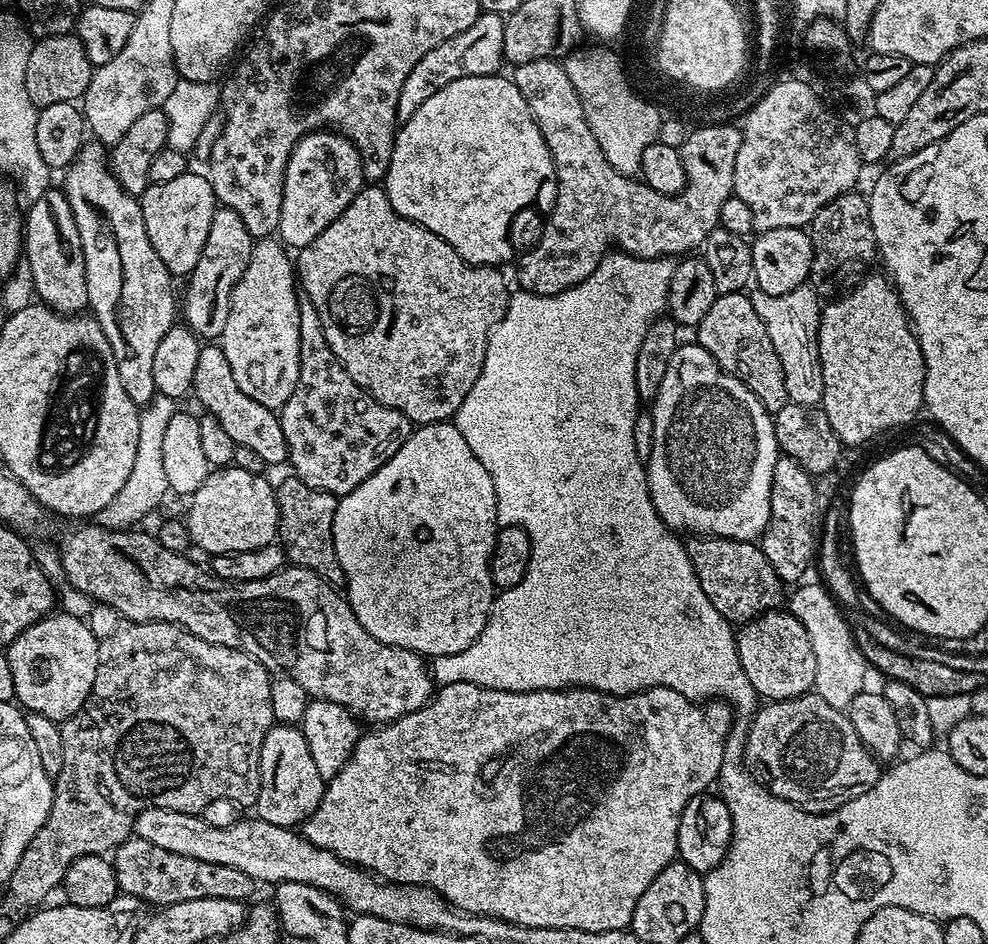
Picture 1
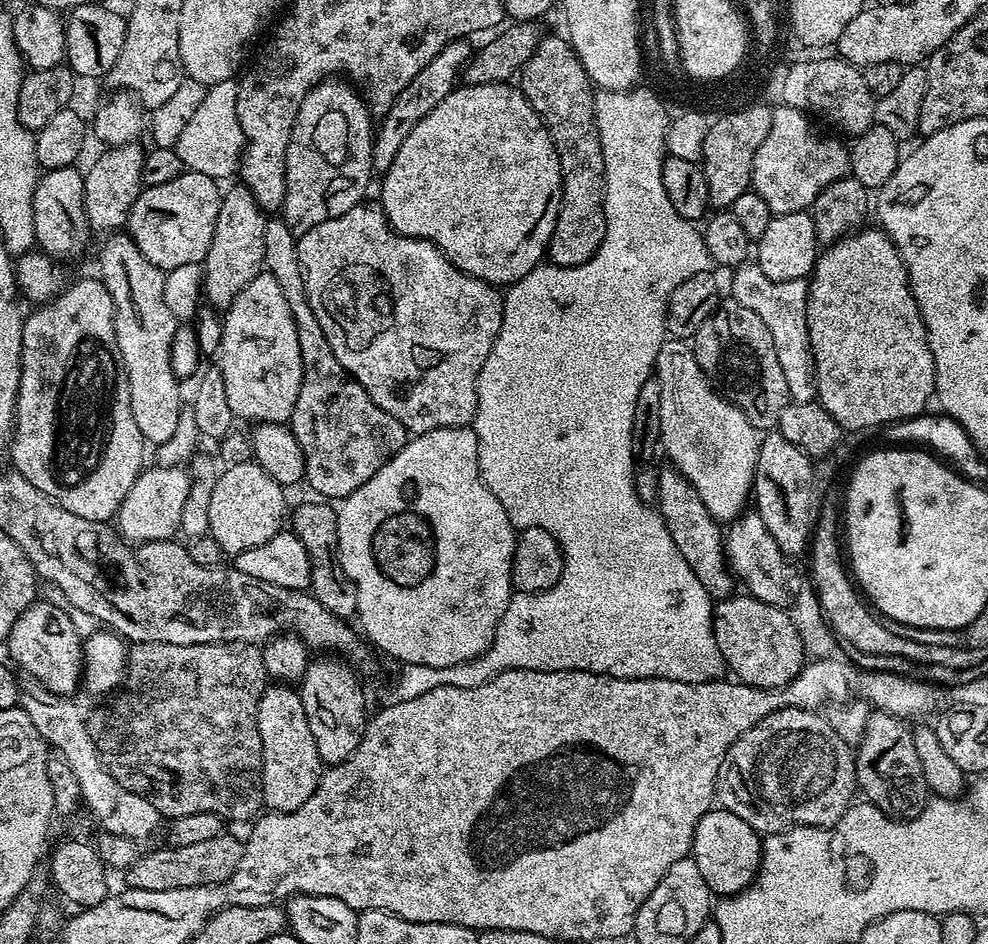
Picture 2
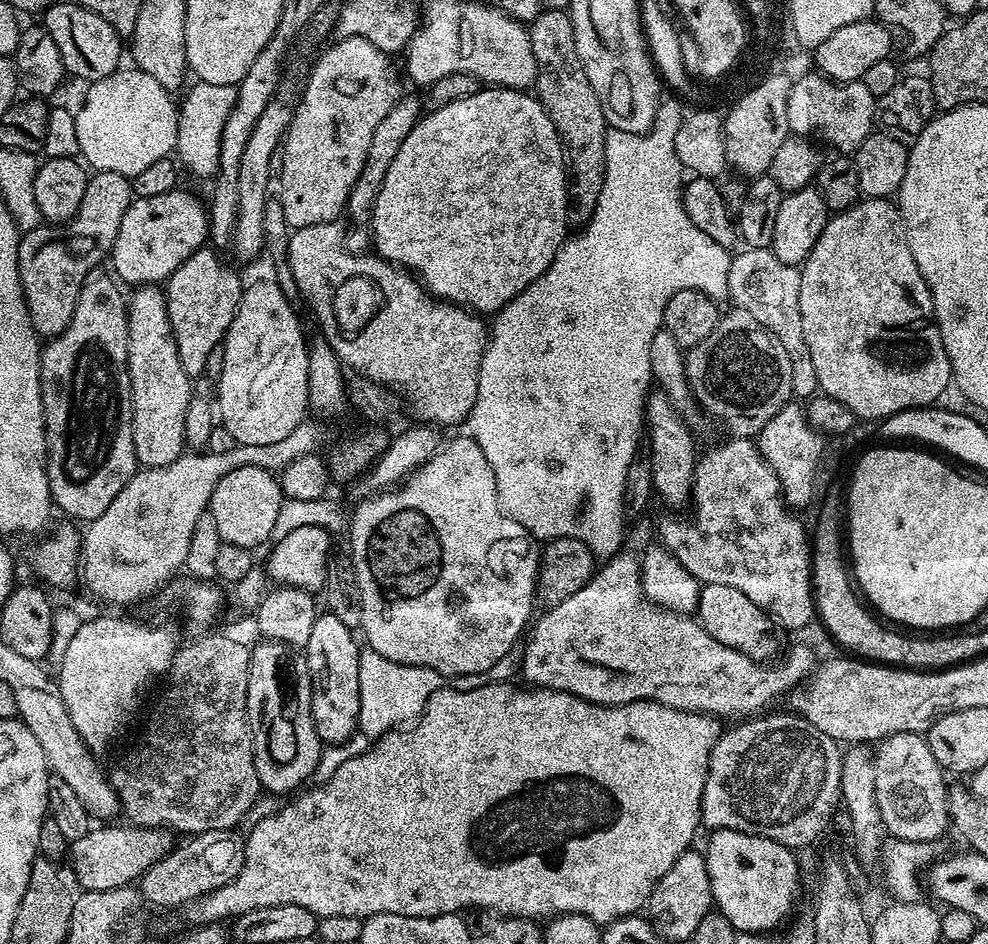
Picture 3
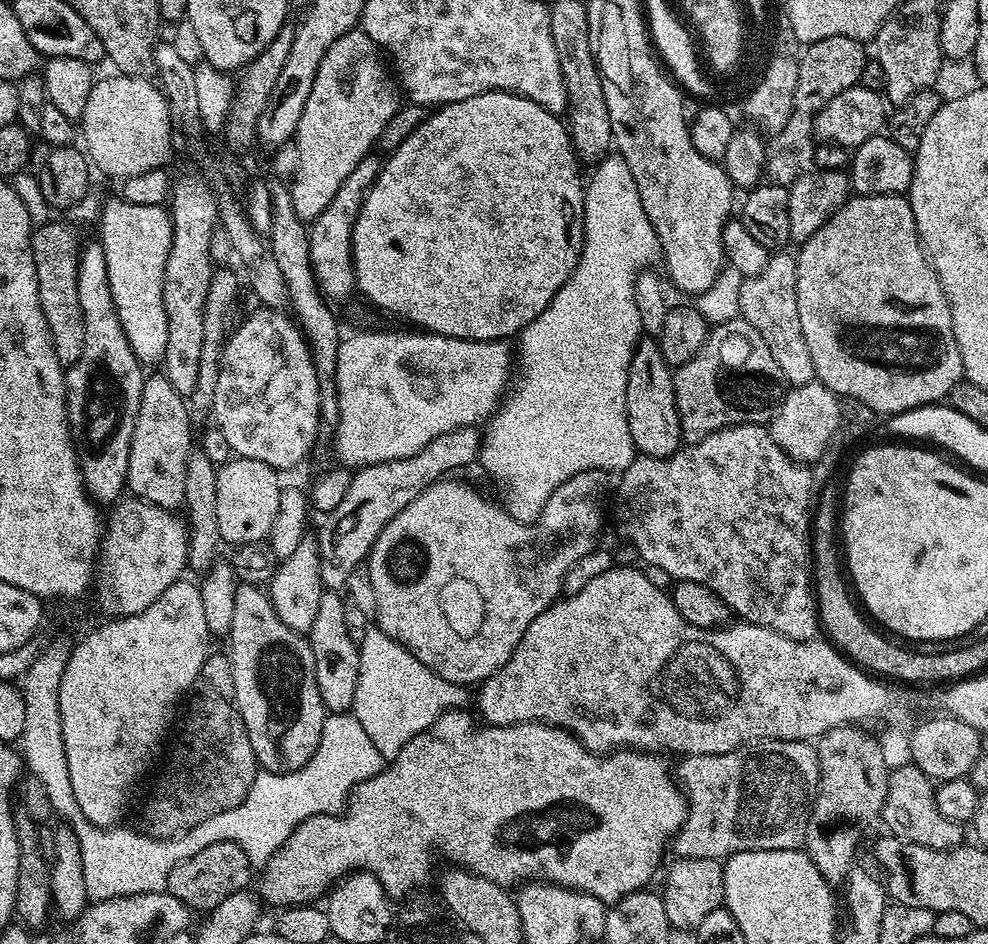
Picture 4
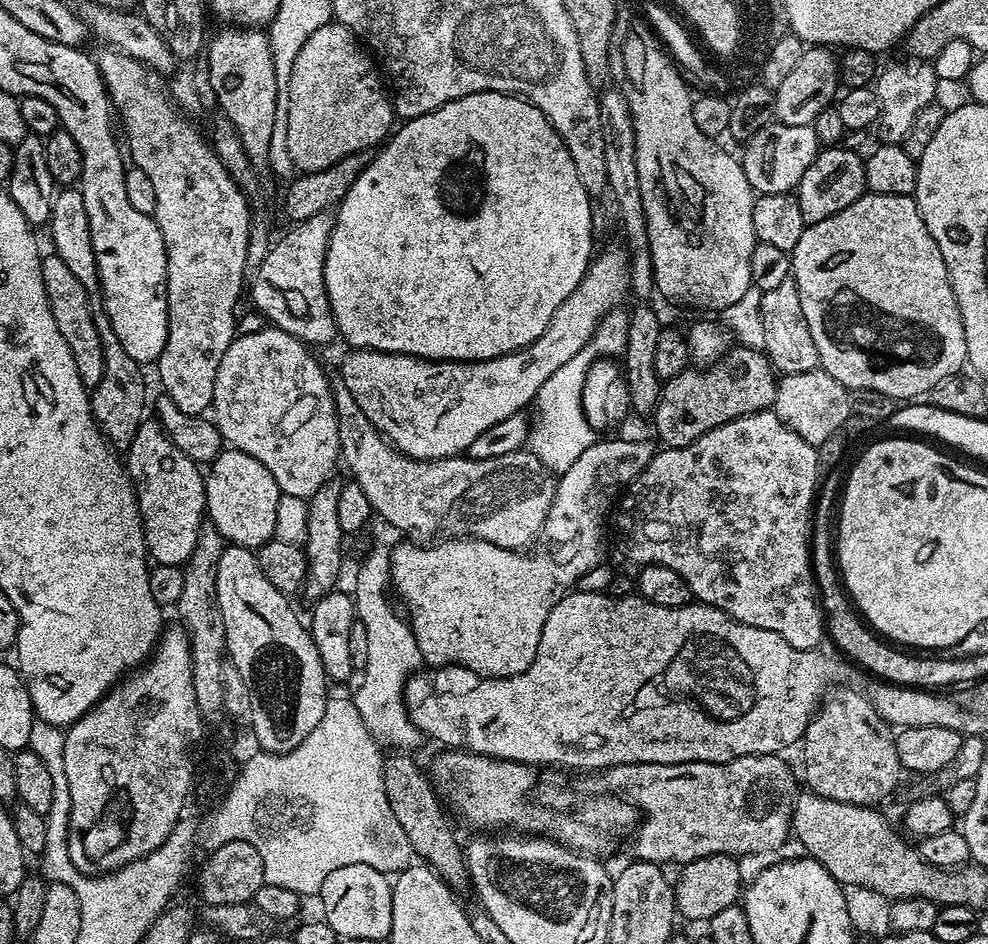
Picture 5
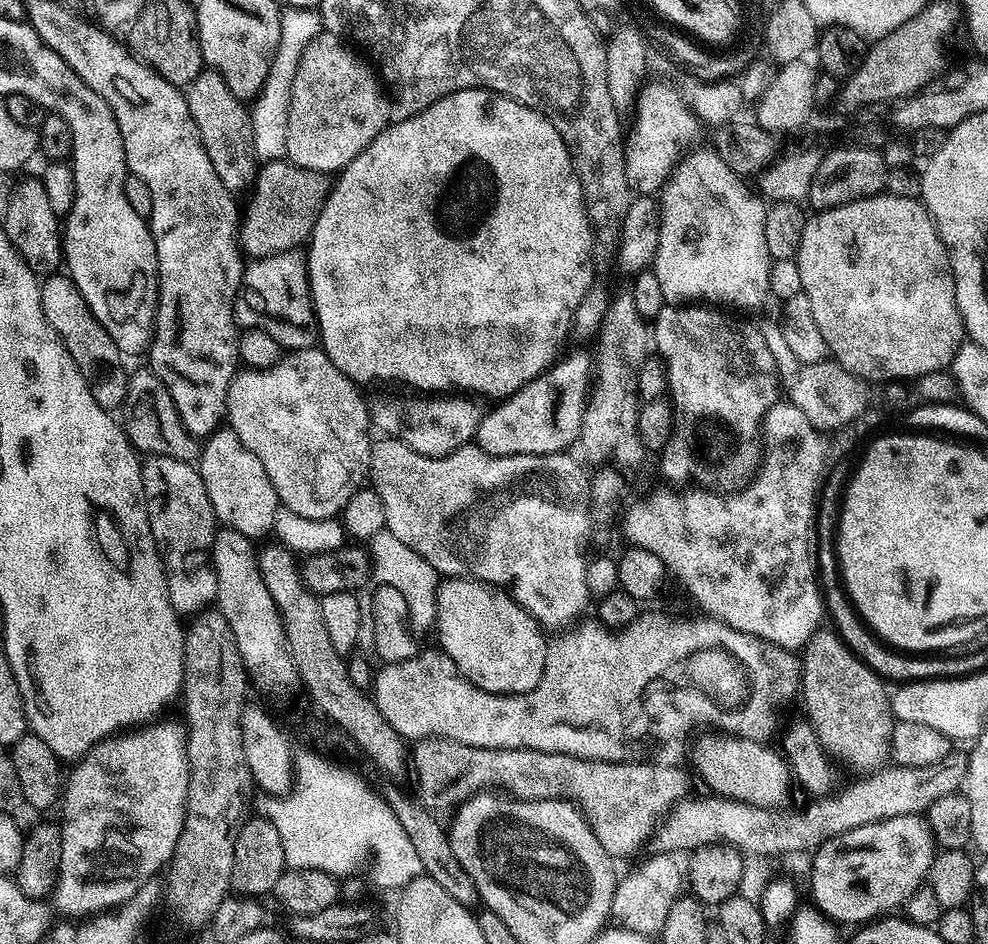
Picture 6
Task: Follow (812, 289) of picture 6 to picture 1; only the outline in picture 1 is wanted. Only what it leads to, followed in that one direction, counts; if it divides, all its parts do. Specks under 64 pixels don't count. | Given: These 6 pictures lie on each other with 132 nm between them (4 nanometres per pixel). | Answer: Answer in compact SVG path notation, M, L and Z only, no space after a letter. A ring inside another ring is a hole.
M865 275L843 294L823 305L818 330L822 362L822 407L841 445L864 444L891 428L908 424L924 408L924 355L896 286L887 275Z

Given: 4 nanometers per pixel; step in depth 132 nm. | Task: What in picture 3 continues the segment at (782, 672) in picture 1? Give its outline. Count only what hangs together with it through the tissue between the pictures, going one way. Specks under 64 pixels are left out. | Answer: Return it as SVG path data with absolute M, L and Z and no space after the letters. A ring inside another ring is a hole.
M703 585L700 590L698 622L710 634L710 638L718 638L722 646L730 646L730 650L738 650L738 654L746 654L746 658L772 662L786 648L785 633L776 623L776 619L766 614L766 610L754 606L754 602L750 602L746 594L734 590L734 586Z

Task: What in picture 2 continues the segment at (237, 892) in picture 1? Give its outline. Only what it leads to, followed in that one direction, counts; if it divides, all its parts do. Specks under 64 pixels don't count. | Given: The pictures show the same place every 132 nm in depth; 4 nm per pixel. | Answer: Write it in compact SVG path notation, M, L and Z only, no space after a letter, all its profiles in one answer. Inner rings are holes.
M228 835L210 838L210 842L197 842L195 846L161 846L153 852L145 851L123 873L123 883L138 890L178 890L186 886L225 884L230 874L238 870L238 862L242 862L244 853L243 843Z

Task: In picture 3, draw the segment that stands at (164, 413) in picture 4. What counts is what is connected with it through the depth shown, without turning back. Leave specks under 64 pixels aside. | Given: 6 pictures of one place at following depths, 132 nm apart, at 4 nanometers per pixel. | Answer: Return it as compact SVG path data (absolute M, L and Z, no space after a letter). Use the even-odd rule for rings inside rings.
M140 286L133 296L127 297L128 306L128 373L132 387L132 433L136 459L144 468L161 468L185 455L186 406L192 397L193 381L182 370L178 359L178 346L174 342L174 330L170 326L168 297L160 286Z

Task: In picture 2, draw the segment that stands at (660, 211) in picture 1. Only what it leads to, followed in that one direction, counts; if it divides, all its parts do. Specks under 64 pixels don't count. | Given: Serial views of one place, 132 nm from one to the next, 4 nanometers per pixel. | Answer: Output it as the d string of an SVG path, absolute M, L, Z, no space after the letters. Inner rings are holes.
M545 35L540 39L534 54L530 54L530 58L518 73L518 87L548 128L548 133L560 159L560 173L564 183L564 191L560 193L558 218L554 226L554 234L548 243L546 256L559 268L573 268L589 260L598 250L604 237L604 155L596 125L594 85L586 74L578 54L572 49L571 43L563 35L560 36ZM755 102L746 108L725 111L720 116L721 120L713 119L708 125L702 167L710 186L710 204L713 209L731 209L734 198L749 191L754 154L758 154L758 146L762 146L766 134L770 134L772 121L772 108L762 103Z

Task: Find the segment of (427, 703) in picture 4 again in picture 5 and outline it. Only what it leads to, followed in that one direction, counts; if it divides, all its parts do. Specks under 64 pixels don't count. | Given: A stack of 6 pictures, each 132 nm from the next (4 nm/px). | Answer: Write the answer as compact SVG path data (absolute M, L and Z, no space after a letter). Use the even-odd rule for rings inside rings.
M386 547L376 548L360 564L356 572L356 619L366 626L366 666L362 670L364 676L360 685L354 691L354 699L358 706L358 714L362 714L362 722L366 722L366 730L376 739L376 743L388 750L412 750L422 741L422 733L414 726L414 722L408 717L408 706L406 703L406 685L408 677L421 671L424 659L418 650L418 642L412 633L412 625L403 615L396 616L394 609L388 605L387 592L390 592L390 552Z

